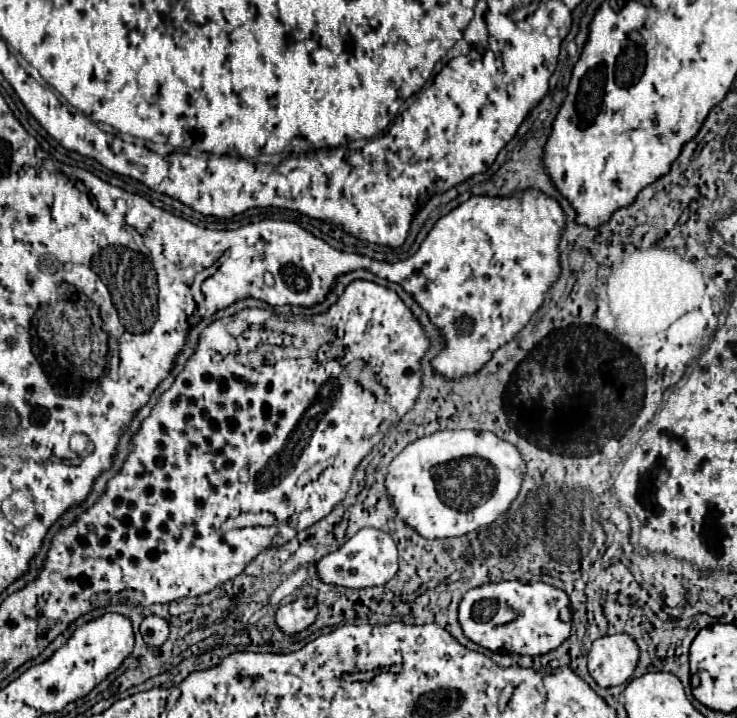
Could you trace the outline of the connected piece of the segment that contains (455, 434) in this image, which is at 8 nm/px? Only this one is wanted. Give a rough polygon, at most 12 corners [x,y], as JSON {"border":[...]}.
{"border":[[440,430],[388,466],[424,538],[504,514],[526,464],[492,432]]}

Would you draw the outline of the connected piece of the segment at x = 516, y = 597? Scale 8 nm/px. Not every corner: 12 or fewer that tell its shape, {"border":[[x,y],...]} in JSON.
{"border":[[488,582],[460,624],[492,652],[538,656],[572,628],[570,598],[544,582]]}

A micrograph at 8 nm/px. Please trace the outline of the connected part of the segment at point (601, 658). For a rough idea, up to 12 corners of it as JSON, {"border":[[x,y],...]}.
{"border":[[630,634],[592,642],[598,686],[626,684],[640,658]]}

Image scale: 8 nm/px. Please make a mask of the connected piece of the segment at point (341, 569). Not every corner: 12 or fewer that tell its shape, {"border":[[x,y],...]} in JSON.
{"border":[[364,528],[318,562],[336,586],[386,584],[398,550],[382,530]]}

